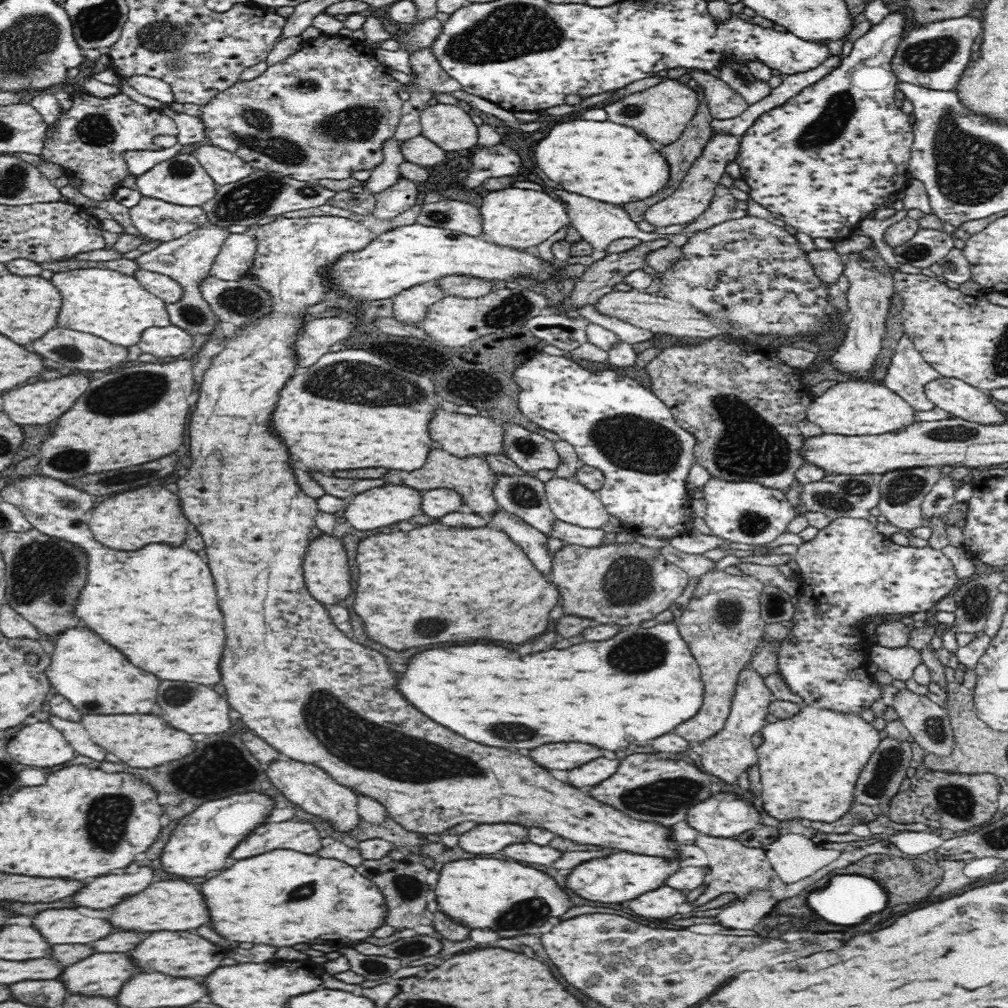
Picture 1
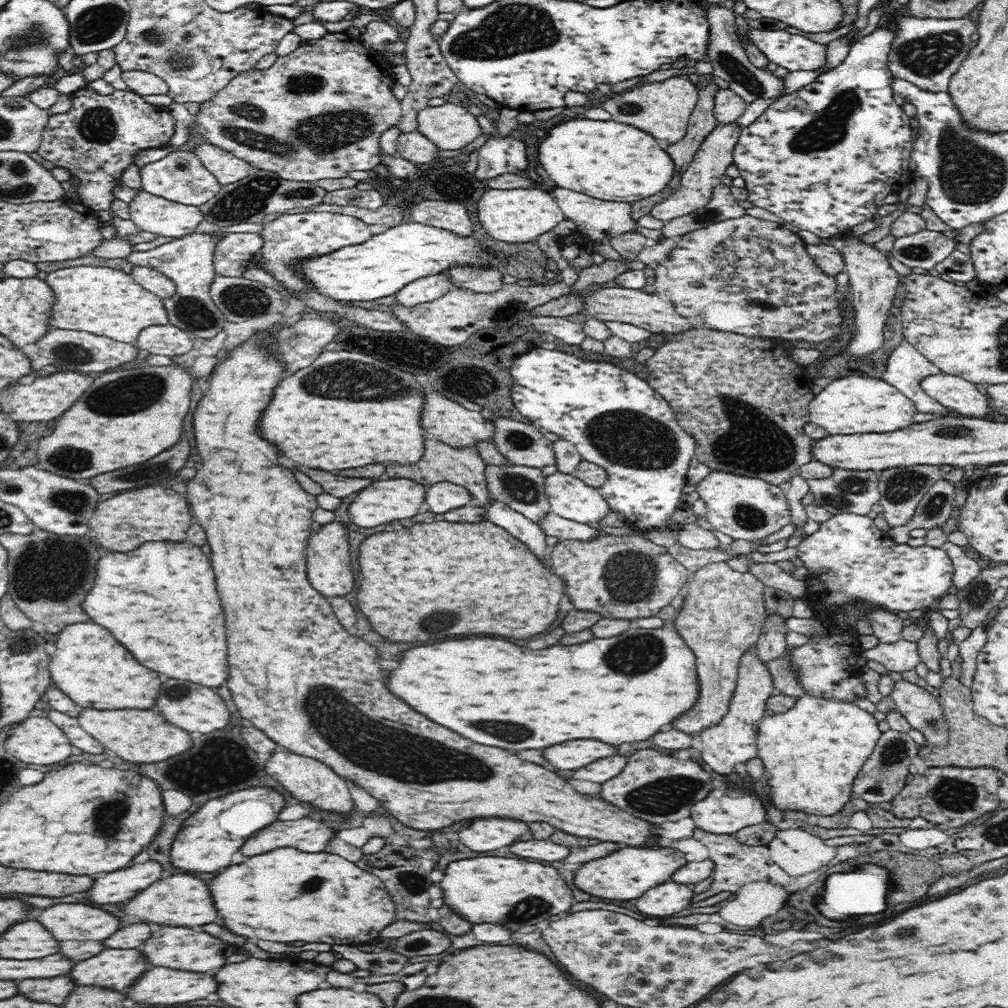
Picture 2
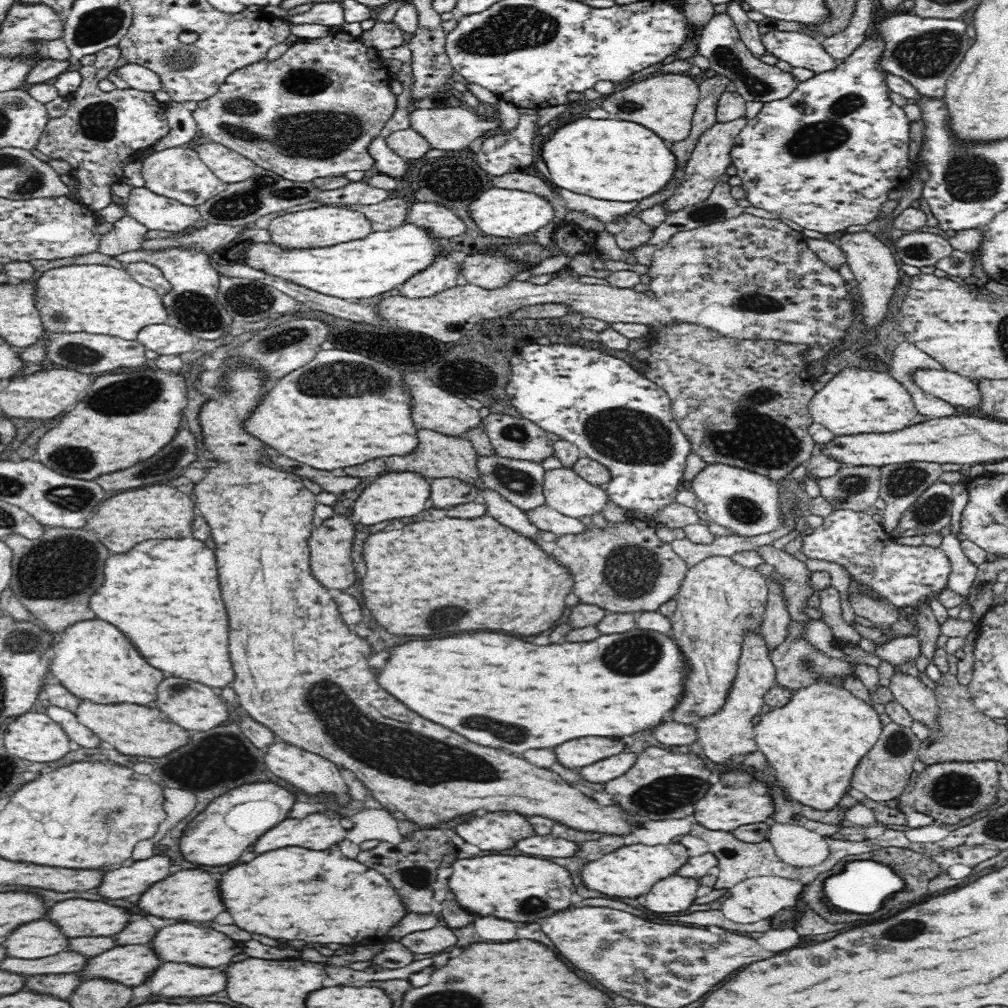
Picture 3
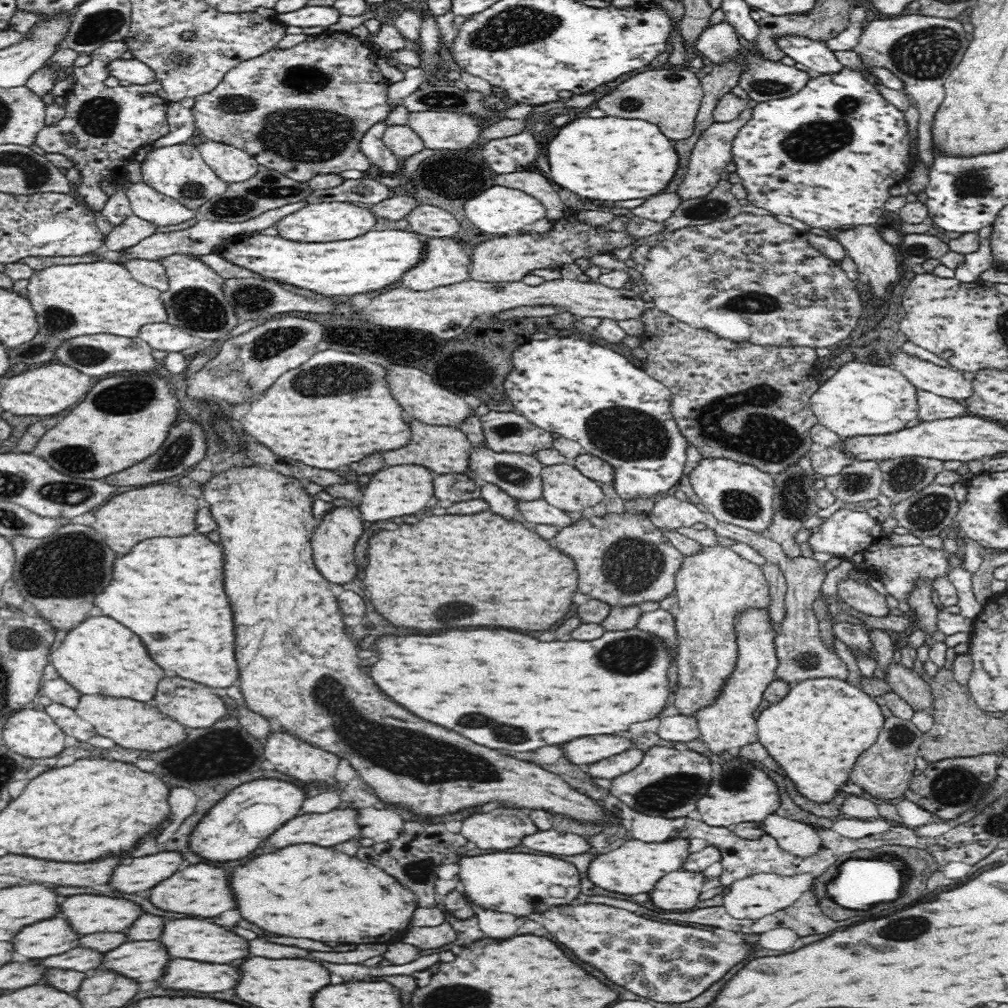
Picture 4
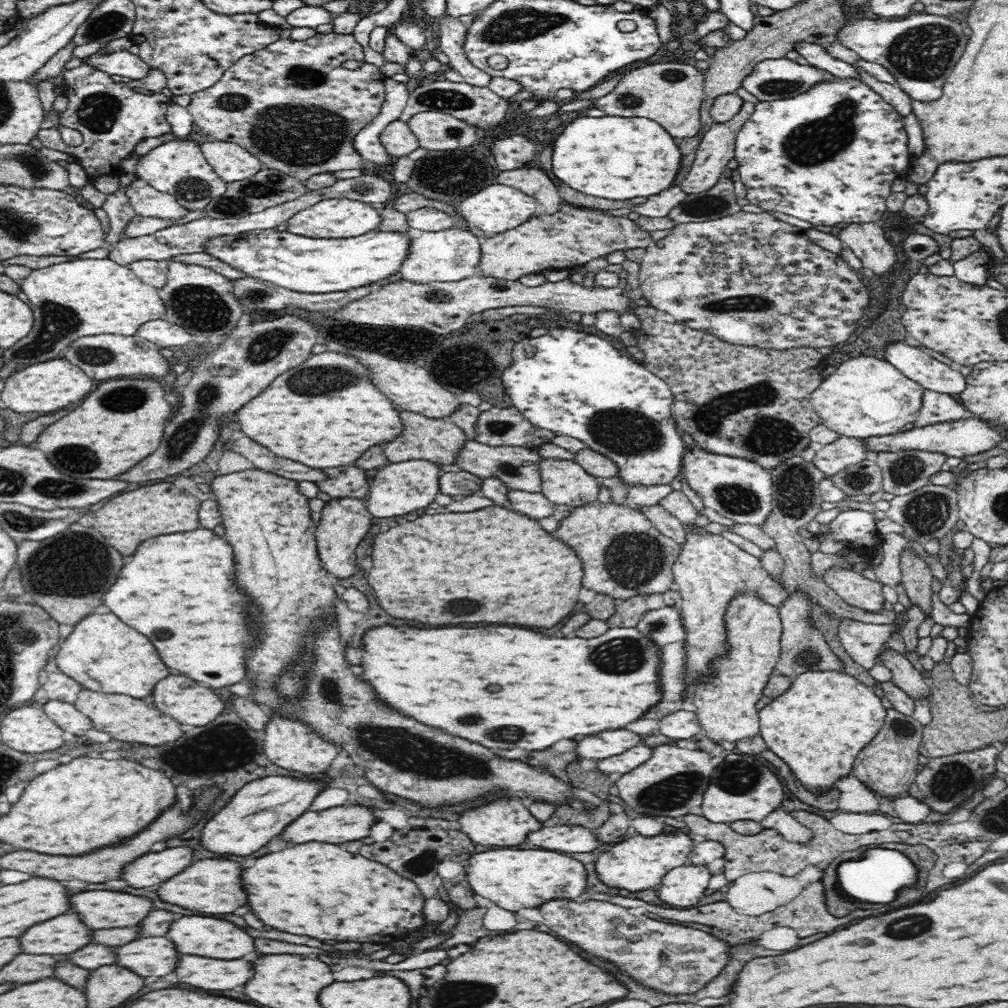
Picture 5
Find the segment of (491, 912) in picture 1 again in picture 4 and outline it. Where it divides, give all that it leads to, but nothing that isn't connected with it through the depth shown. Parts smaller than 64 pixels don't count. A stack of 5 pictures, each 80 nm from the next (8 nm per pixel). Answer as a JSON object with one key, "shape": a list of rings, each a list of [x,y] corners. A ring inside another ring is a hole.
{"shape":[[[492,851],[484,856],[462,857],[457,863],[460,865],[457,875],[464,885],[463,895],[467,900],[484,910],[505,912],[512,914],[512,916],[520,916],[522,920],[530,914],[542,914],[542,912],[550,910],[552,906],[573,904],[576,896],[581,892],[583,878],[579,875],[579,870],[569,863],[568,858],[556,855],[538,856],[538,854],[520,854],[520,852],[512,854],[512,852],[508,853],[507,851]]]}

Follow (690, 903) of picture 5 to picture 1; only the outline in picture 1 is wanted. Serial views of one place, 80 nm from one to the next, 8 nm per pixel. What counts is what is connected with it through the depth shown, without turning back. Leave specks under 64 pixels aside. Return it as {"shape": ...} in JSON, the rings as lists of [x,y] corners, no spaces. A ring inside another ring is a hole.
{"shape":[[[664,884],[656,890],[641,894],[638,898],[626,902],[631,913],[644,918],[656,918],[664,920],[678,912],[681,904],[686,902],[686,893],[681,890],[674,890]]]}

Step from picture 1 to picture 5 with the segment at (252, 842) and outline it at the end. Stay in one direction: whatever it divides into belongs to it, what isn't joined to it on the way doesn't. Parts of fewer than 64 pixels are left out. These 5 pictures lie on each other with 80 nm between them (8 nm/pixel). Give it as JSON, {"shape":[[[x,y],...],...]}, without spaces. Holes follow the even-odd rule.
{"shape":[[[353,802],[352,806],[348,806],[348,808],[344,804],[344,806],[320,810],[320,812],[306,812],[296,822],[286,826],[284,832],[280,834],[280,838],[286,842],[294,842],[294,844],[304,844],[304,842],[312,842],[312,840],[328,842],[328,844],[342,844],[342,842],[360,840],[360,838],[369,836],[372,823],[375,821],[375,816],[372,816],[375,810],[375,807]]]}

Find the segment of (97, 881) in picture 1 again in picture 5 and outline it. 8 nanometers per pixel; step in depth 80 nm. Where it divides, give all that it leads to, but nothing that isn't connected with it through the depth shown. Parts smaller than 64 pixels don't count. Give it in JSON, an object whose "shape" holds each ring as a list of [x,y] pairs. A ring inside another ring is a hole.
{"shape":[[[168,848],[162,852],[150,852],[125,866],[119,878],[132,888],[155,887],[190,866],[192,858],[194,856],[190,848]]]}

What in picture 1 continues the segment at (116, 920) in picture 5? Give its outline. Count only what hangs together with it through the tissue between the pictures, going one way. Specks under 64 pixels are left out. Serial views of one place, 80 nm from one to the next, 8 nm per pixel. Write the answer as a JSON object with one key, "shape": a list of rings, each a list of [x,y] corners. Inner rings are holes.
{"shape":[[[74,908],[45,909],[32,920],[48,944],[91,944],[116,928],[102,918],[84,916]]]}

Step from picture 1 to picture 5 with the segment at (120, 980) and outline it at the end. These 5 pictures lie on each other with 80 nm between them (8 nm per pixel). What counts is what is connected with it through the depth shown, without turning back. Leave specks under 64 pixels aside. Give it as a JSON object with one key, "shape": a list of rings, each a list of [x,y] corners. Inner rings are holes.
{"shape":[[[166,935],[140,937],[115,947],[115,963],[142,978],[166,976],[176,968],[178,952]]]}

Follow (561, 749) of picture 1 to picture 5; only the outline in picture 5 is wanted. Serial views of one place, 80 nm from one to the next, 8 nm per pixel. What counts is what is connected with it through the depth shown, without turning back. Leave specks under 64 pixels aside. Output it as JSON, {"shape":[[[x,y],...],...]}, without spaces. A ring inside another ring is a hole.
{"shape":[[[608,730],[596,736],[586,736],[576,746],[576,754],[580,756],[578,760],[586,758],[599,761],[622,754],[641,744],[642,735],[634,734],[630,730]]]}

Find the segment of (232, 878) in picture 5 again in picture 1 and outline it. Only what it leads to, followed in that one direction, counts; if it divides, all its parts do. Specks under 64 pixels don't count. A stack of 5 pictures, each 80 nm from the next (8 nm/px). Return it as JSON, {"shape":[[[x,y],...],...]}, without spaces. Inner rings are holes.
{"shape":[[[183,878],[152,882],[142,892],[128,897],[114,906],[107,921],[118,931],[156,932],[172,930],[172,932],[194,931],[199,926],[208,925],[208,910],[202,894],[196,884],[190,884]]]}

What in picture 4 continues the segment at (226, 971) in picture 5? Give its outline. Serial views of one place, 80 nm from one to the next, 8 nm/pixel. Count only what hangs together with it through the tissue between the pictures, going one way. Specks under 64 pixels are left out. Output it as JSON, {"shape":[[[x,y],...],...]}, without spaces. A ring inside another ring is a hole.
{"shape":[[[176,958],[170,960],[165,968],[160,986],[182,992],[224,992],[234,988],[240,980],[240,972],[236,970],[236,966],[228,964],[222,966]]]}

